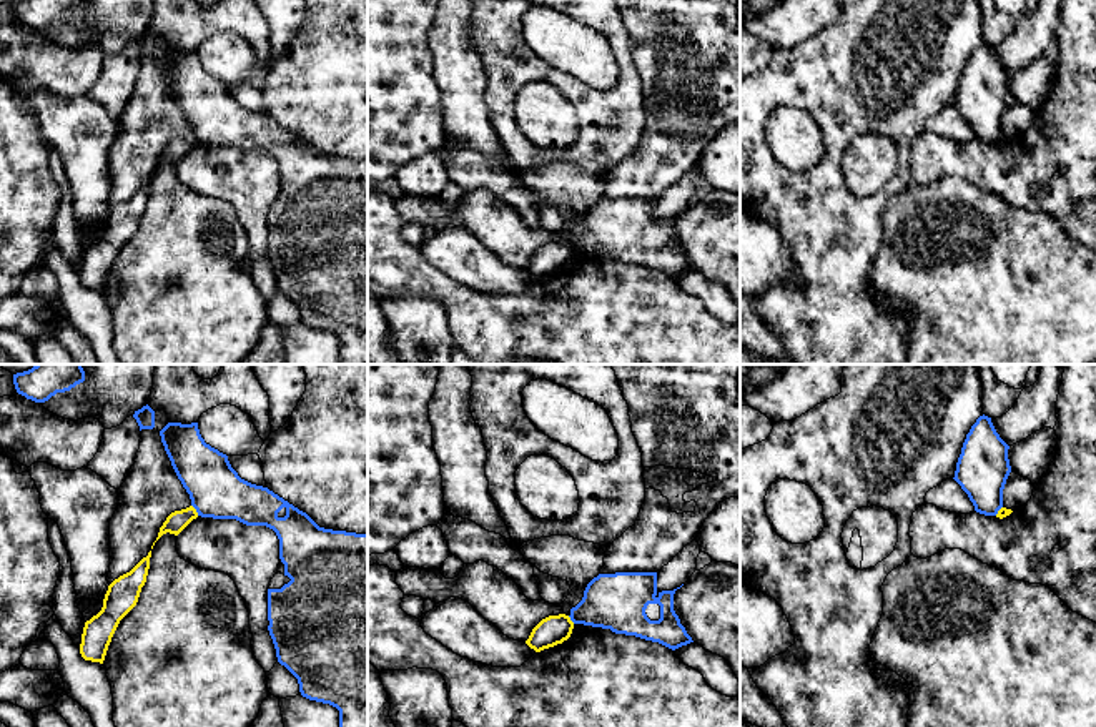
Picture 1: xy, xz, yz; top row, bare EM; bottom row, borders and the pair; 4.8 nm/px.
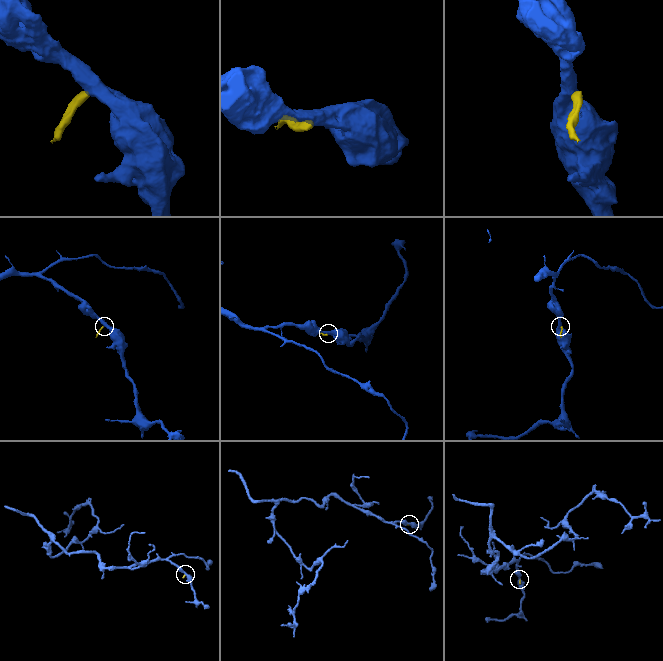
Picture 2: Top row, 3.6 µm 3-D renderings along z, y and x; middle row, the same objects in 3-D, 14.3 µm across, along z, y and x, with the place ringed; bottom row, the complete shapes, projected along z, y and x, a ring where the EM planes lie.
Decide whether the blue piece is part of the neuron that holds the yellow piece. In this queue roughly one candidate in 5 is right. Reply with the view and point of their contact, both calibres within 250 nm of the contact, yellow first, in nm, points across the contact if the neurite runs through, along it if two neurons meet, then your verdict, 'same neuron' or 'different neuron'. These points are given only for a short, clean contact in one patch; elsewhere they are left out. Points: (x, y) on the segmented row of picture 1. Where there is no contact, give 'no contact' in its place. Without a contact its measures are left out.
meets yellow in xy at (195, 509); 100 nm thick on the yellow side, 260 nm on the other; border along xy (192, 504), (198, 514); different neuron

